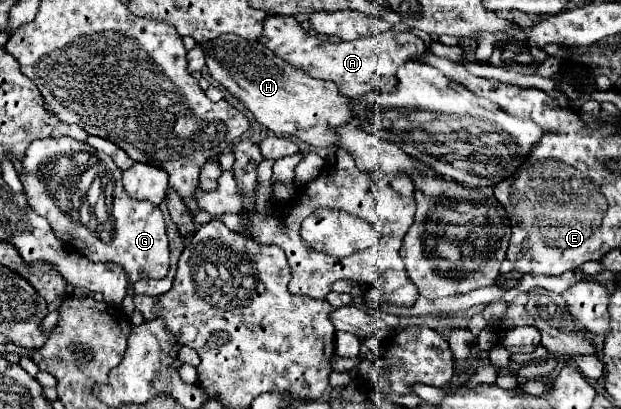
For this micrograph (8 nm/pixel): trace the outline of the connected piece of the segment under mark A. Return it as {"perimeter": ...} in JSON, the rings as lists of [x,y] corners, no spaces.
{"perimeter":[[[266,17],[262,21],[260,43],[274,51],[286,63],[306,71],[316,79],[330,79],[338,85],[340,93],[346,97],[360,97],[366,91],[394,91],[396,87],[396,69],[410,61],[422,51],[422,39],[412,31],[384,31],[374,33],[358,41],[340,41],[330,43],[322,41],[302,29],[296,17]]]}

